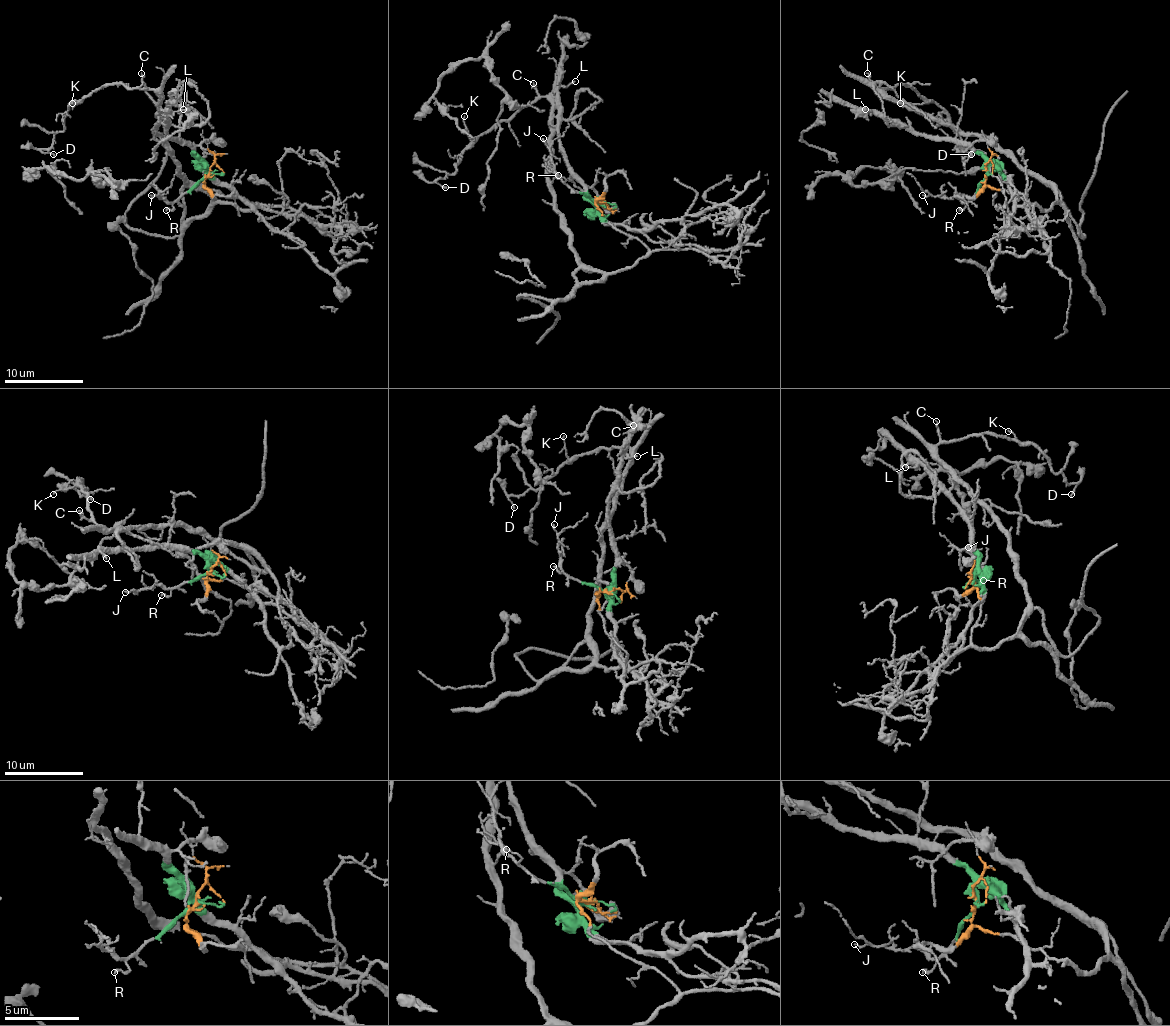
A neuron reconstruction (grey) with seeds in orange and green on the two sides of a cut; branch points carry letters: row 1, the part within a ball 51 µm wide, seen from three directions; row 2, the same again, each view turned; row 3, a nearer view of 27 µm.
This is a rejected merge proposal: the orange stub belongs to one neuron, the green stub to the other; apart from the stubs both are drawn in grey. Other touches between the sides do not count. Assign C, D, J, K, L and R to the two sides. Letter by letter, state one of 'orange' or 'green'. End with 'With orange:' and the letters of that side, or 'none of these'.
C: orange
D: orange
J: green
K: orange
L: green
R: green
With orange: C, D, K

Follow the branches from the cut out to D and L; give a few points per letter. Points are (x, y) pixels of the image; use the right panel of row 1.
D: (987, 173), (987, 185), (1040, 208), (1056, 200), (989, 141), (880, 90), (906, 84), (932, 100), (971, 155)
L: (987, 173), (987, 161), (967, 145), (912, 133), (865, 110)

